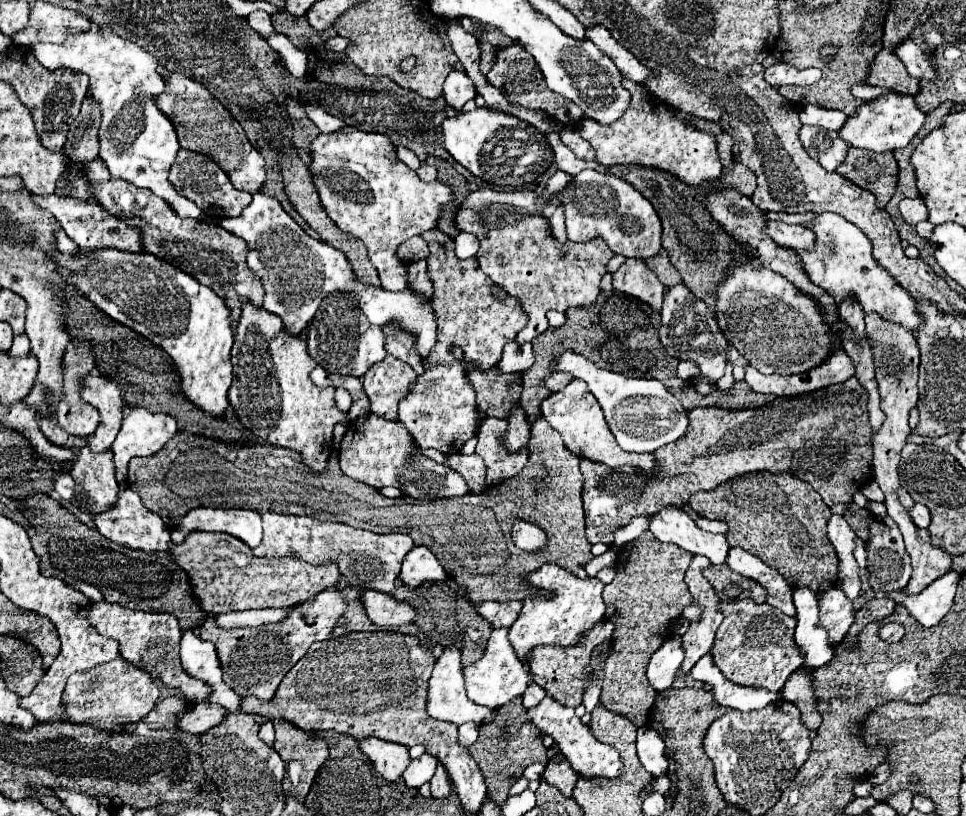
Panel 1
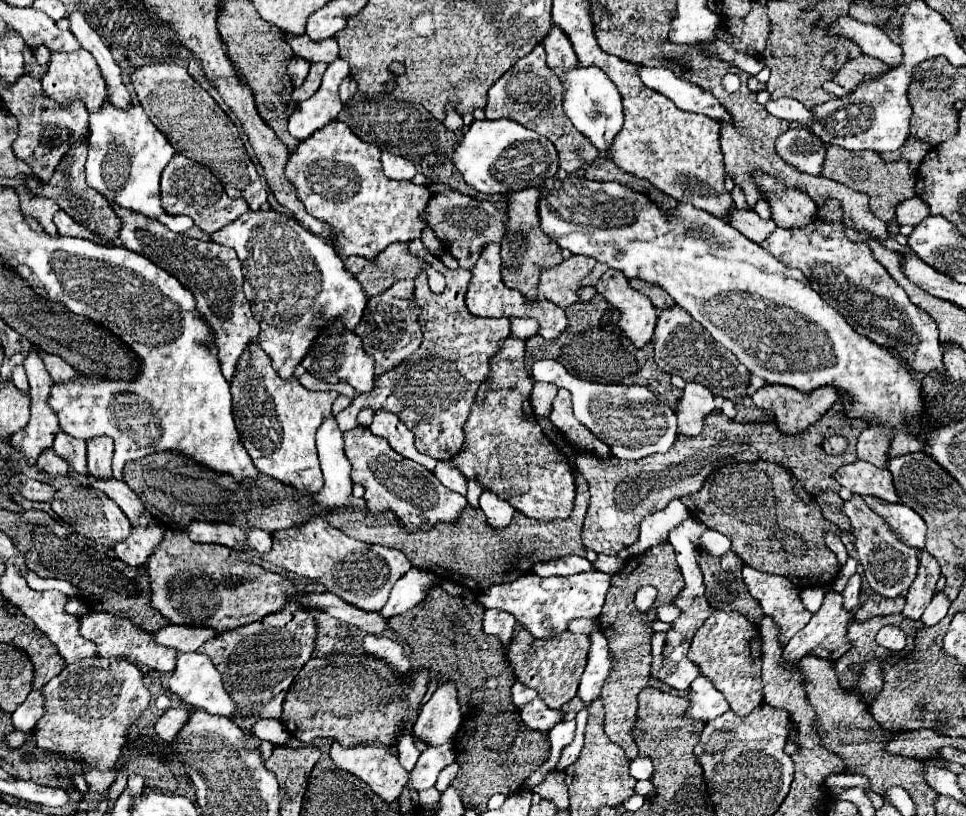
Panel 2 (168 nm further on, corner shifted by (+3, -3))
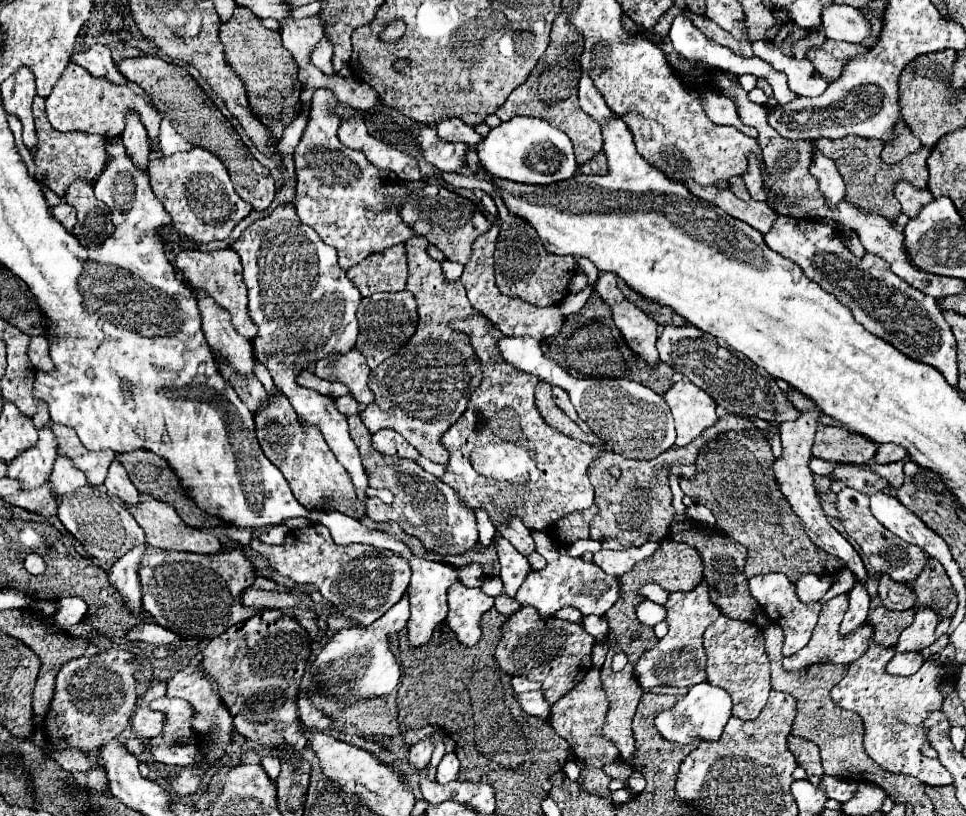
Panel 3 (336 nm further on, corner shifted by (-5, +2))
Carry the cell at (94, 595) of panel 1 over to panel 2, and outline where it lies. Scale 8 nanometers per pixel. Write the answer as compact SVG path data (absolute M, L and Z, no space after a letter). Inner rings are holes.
M29 569L23 573L23 577L25 577L27 585L29 585L31 589L35 589L35 591L55 589L55 591L65 593L67 597L73 597L73 595L75 595L75 587L69 585L69 583L65 583L65 581L59 581L59 579L41 579L41 577L37 577L33 571L29 571Z

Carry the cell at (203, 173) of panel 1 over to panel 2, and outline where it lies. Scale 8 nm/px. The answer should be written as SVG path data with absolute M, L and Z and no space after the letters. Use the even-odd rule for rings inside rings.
M179 153L167 163L167 167L161 173L161 207L169 215L191 217L193 223L209 235L213 235L215 231L223 229L225 225L233 223L249 211L249 205L243 199L231 199L225 193L221 181L217 181L217 177L207 167Z

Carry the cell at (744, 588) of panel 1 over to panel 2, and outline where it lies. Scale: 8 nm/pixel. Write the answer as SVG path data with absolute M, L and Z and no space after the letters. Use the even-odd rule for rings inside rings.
M697 549L697 563L701 567L703 579L705 579L705 587L707 587L707 601L713 609L721 609L721 611L739 611L741 615L745 615L753 625L759 625L763 619L763 611L759 609L759 603L749 595L747 585L741 579L741 569L743 569L743 561L739 561L739 557L733 551L727 551L721 557L709 555L703 549Z

